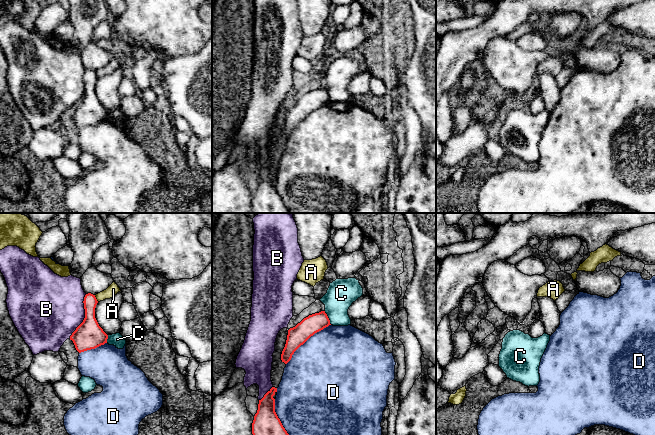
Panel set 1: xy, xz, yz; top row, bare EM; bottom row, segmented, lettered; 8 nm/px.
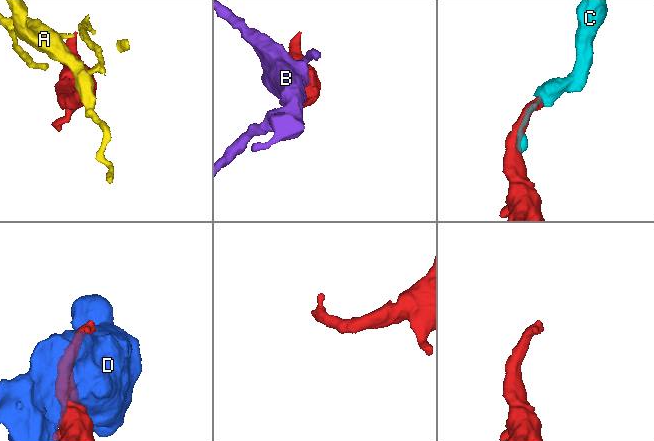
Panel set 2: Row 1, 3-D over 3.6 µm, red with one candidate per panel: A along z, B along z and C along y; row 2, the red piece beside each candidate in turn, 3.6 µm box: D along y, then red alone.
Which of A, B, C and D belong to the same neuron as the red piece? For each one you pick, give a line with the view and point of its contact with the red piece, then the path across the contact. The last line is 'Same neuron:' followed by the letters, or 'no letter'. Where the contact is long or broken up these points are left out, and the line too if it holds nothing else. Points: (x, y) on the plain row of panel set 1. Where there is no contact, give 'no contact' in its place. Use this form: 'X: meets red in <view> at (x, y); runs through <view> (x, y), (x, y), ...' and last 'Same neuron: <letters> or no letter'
Same neuron: no letter

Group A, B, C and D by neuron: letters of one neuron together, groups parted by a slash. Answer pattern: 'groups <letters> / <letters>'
groups A / B / C / D

